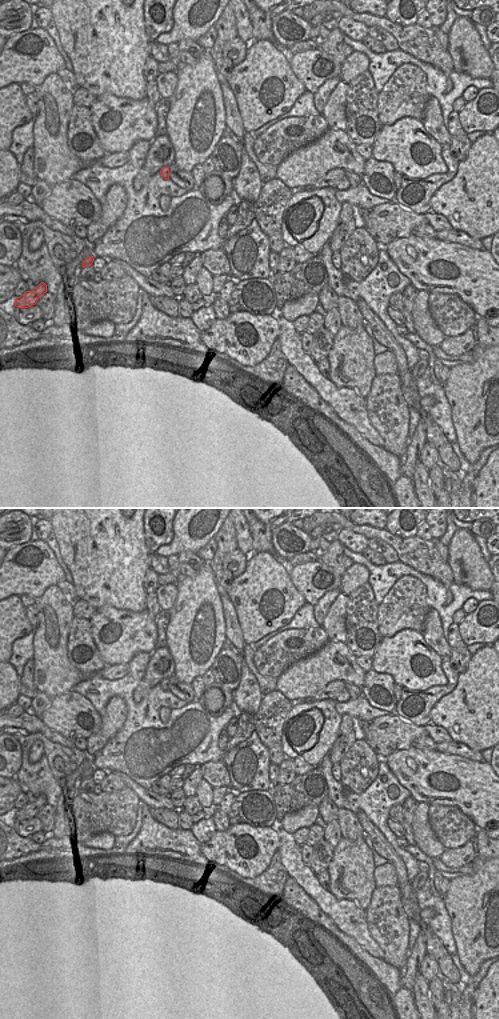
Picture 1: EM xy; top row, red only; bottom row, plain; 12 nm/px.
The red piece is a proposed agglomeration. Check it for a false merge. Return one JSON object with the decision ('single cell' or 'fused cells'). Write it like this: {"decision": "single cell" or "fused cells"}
{"decision": "fused cells"}

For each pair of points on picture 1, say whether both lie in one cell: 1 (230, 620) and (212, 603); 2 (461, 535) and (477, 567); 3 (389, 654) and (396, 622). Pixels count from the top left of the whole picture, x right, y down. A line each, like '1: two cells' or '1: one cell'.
1: two cells
2: one cell
3: two cells

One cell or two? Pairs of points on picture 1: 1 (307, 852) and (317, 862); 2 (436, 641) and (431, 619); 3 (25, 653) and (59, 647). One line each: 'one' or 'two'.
1: two
2: one
3: two

